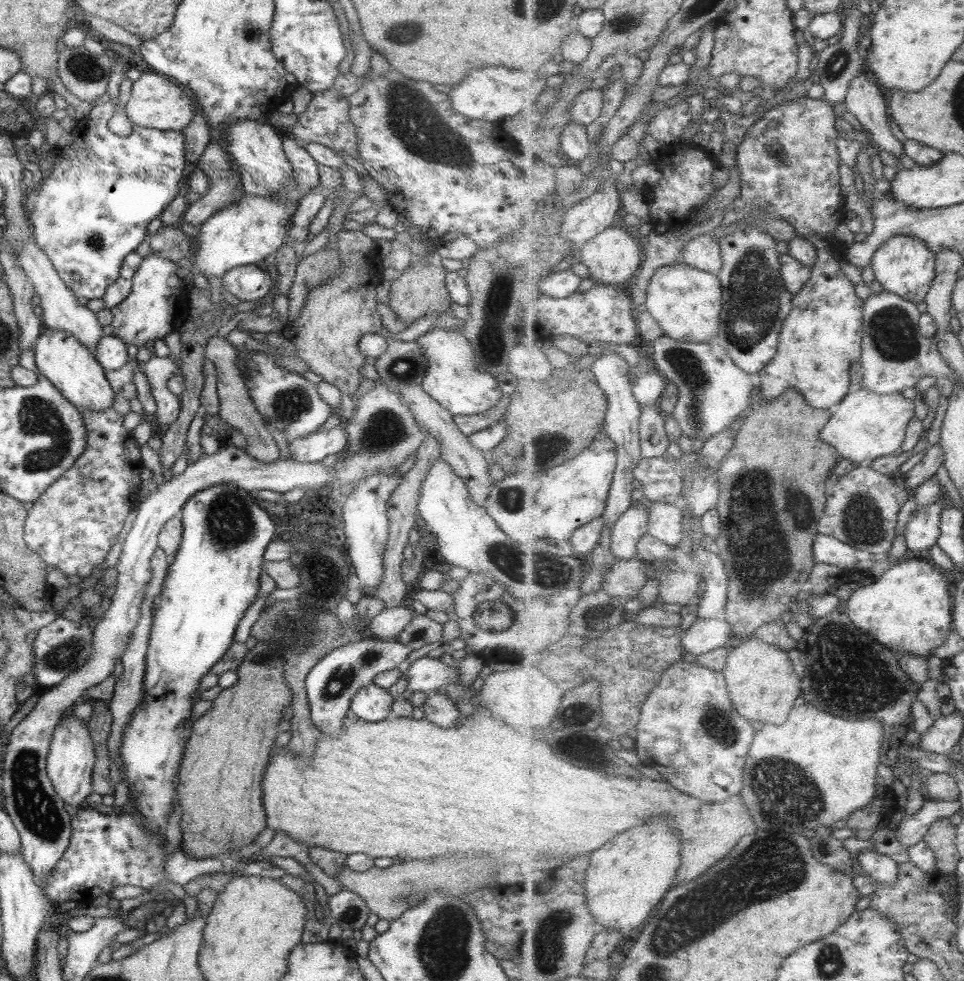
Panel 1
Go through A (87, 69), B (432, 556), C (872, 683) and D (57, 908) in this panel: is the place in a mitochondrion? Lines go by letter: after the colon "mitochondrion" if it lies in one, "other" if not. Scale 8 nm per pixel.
A: mitochondrion
B: other
C: mitochondrion
D: other

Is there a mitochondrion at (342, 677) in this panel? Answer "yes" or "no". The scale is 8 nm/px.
yes

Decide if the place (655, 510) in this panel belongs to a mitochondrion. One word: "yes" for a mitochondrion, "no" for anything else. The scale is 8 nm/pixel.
no

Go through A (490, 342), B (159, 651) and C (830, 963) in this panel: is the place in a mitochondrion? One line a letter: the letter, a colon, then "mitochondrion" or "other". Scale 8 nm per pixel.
A: mitochondrion
B: other
C: mitochondrion

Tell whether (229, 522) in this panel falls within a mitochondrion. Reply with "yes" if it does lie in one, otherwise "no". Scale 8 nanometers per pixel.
yes

